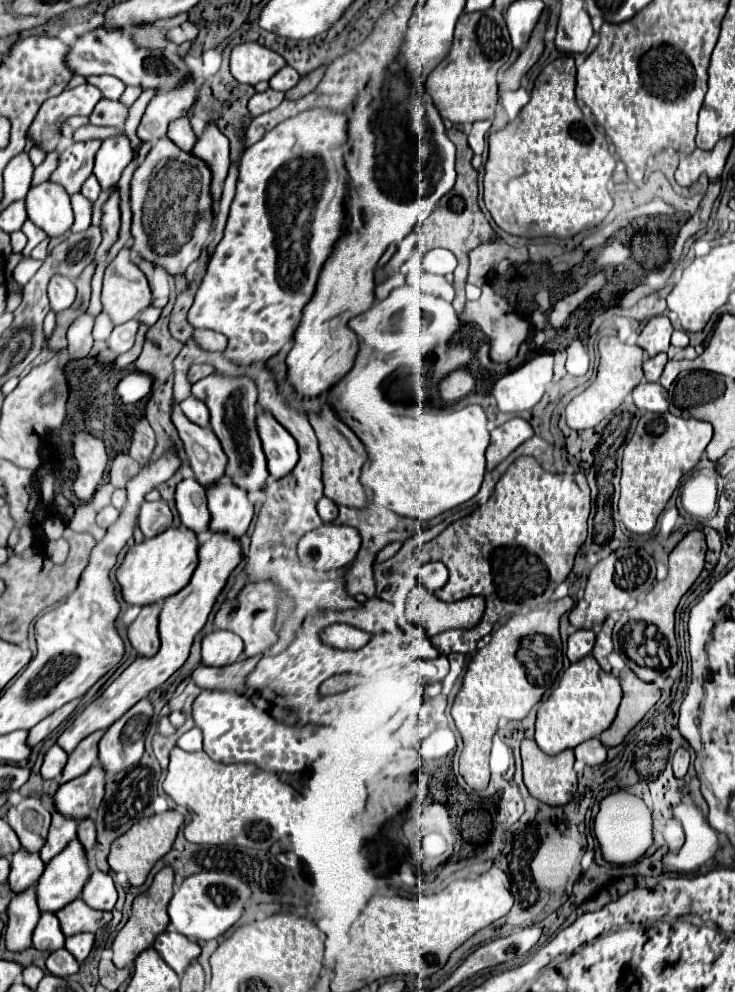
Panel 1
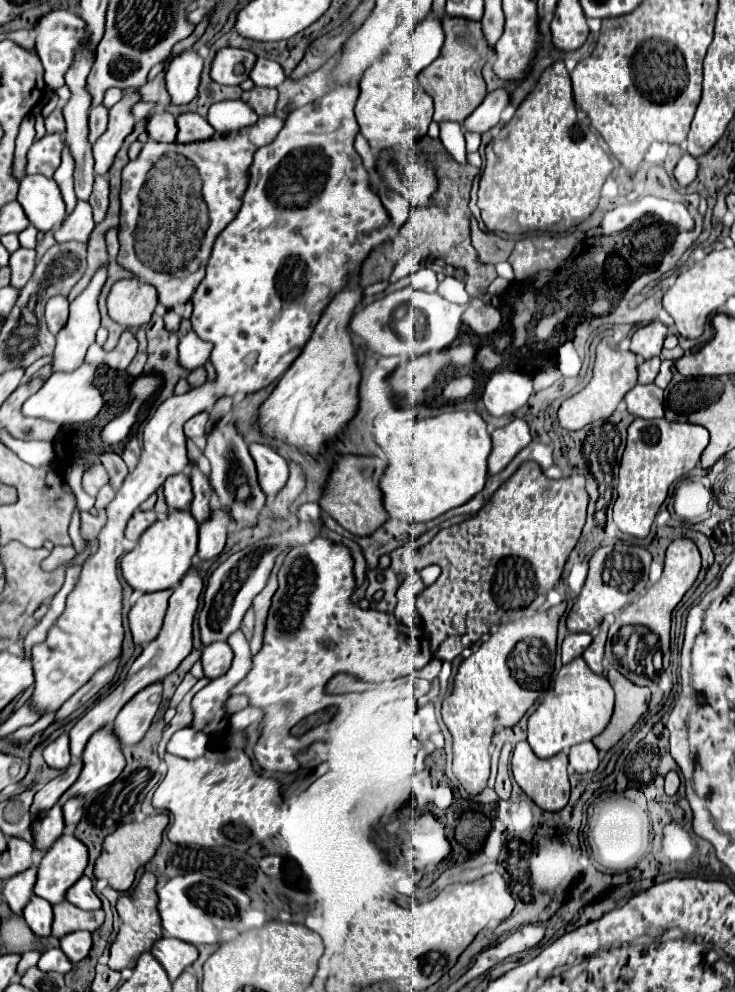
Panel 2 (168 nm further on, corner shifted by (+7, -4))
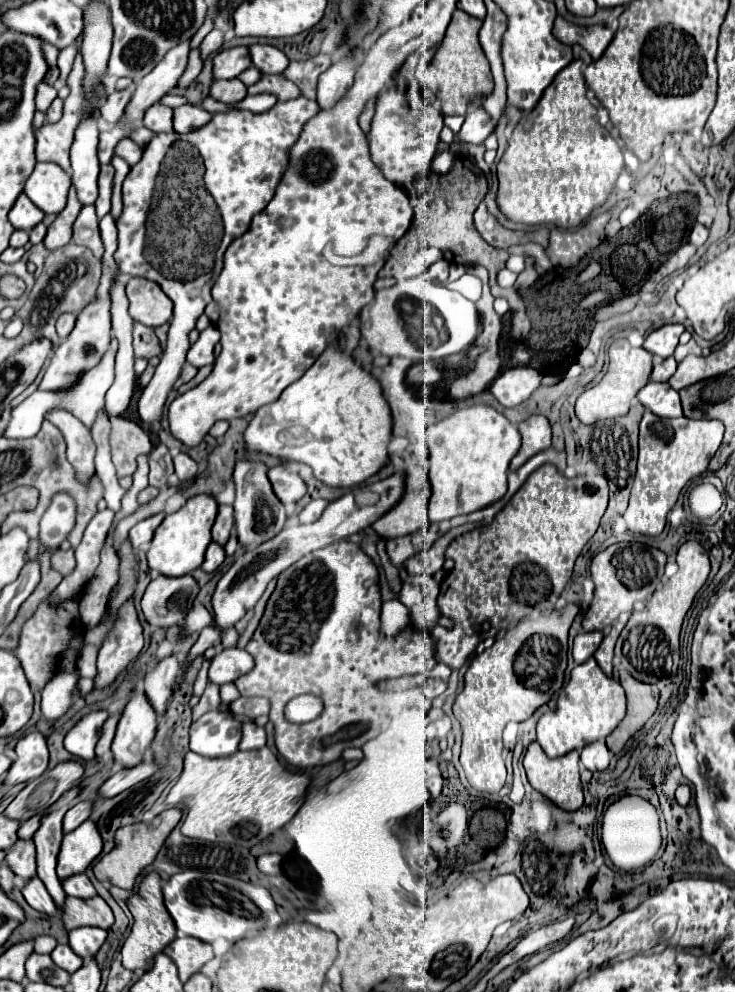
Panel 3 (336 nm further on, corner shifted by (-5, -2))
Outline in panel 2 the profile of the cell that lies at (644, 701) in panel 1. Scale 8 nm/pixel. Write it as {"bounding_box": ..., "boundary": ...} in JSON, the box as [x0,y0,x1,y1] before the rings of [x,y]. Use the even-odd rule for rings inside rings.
{"bounding_box":[592,670,650,752],"boundary":[[[610,670],[608,680],[616,692],[616,708],[612,722],[608,724],[608,730],[604,730],[604,734],[598,734],[592,740],[600,752],[608,752],[628,730],[634,728],[640,716],[648,710],[648,700],[650,700],[648,688],[632,684],[618,670]]]}

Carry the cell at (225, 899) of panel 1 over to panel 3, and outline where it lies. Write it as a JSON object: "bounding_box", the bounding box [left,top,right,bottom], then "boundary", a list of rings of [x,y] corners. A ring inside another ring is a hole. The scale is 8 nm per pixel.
{"bounding_box":[164,870,276,942],"boundary":[[[184,870],[172,876],[164,884],[164,902],[176,928],[186,936],[200,938],[202,942],[214,942],[218,938],[226,938],[230,942],[242,940],[254,930],[260,930],[266,924],[268,914],[276,910],[276,904],[266,888],[232,876],[200,870]]]}

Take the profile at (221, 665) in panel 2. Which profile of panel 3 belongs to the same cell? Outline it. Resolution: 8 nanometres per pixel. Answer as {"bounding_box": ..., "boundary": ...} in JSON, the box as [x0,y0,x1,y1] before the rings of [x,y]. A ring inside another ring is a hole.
{"bounding_box":[208,648,254,684],"boundary":[[[224,648],[222,652],[218,652],[212,658],[208,678],[214,684],[228,684],[228,682],[234,682],[236,678],[240,678],[242,674],[246,674],[248,670],[252,670],[252,664],[254,664],[254,660],[246,650]]]}

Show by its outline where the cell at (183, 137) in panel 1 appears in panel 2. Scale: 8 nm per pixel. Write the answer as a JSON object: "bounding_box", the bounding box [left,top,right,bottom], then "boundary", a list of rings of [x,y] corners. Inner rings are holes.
{"bounding_box":[146,112,176,142],"boundary":[[[154,112],[146,118],[146,132],[156,142],[174,142],[176,140],[176,118],[170,112]]]}

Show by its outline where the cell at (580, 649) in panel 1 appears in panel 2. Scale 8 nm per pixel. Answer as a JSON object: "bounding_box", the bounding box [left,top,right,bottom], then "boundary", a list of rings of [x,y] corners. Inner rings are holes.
{"bounding_box":[562,634,592,664],"boundary":[[[568,634],[562,642],[562,664],[568,664],[574,658],[582,656],[590,642],[592,642],[590,634]]]}

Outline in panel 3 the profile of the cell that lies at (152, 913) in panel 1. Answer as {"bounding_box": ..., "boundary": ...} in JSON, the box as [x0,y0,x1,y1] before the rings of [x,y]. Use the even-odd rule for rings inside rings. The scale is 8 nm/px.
{"bounding_box":[120,872,176,970],"boundary":[[[150,872],[144,876],[140,888],[136,894],[132,894],[128,900],[126,900],[132,916],[134,916],[134,926],[132,926],[132,932],[130,936],[126,938],[120,954],[122,954],[122,964],[124,968],[128,970],[136,970],[136,968],[142,968],[142,970],[150,970],[152,968],[152,962],[154,962],[154,956],[158,952],[162,952],[174,938],[176,938],[176,926],[174,926],[174,920],[170,918],[166,906],[164,906],[164,900],[162,900],[162,884],[160,884],[160,876],[156,872]]]}

